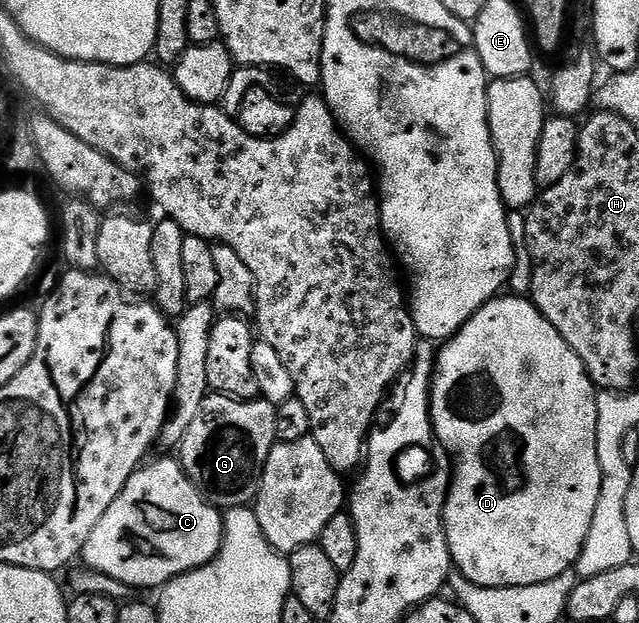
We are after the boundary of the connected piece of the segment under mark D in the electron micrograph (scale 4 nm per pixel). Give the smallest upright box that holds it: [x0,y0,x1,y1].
[432,293,602,587]

